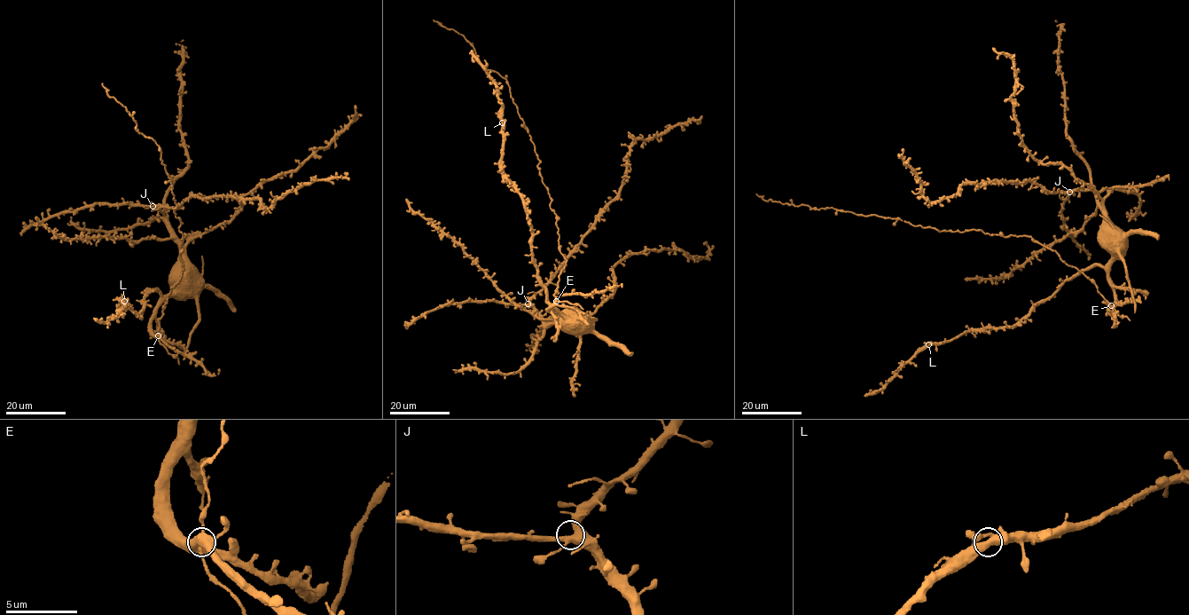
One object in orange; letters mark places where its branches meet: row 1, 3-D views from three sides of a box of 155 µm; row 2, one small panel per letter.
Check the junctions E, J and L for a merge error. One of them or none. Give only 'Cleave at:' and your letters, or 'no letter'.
Cleave at: no letter

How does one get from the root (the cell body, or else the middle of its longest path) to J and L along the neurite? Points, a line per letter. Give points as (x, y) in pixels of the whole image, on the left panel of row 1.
J: (152, 331), (152, 314), (173, 292), (175, 265), (180, 258), (177, 238), (168, 220), (164, 214), (152, 206)
L: (152, 331), (152, 317), (160, 299), (158, 288), (144, 297), (144, 308), (136, 315), (121, 300), (124, 301)

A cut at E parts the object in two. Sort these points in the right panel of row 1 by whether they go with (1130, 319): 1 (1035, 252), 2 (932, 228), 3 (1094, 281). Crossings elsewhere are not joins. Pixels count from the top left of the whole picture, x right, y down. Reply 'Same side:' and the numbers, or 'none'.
Same side: 2, 3

